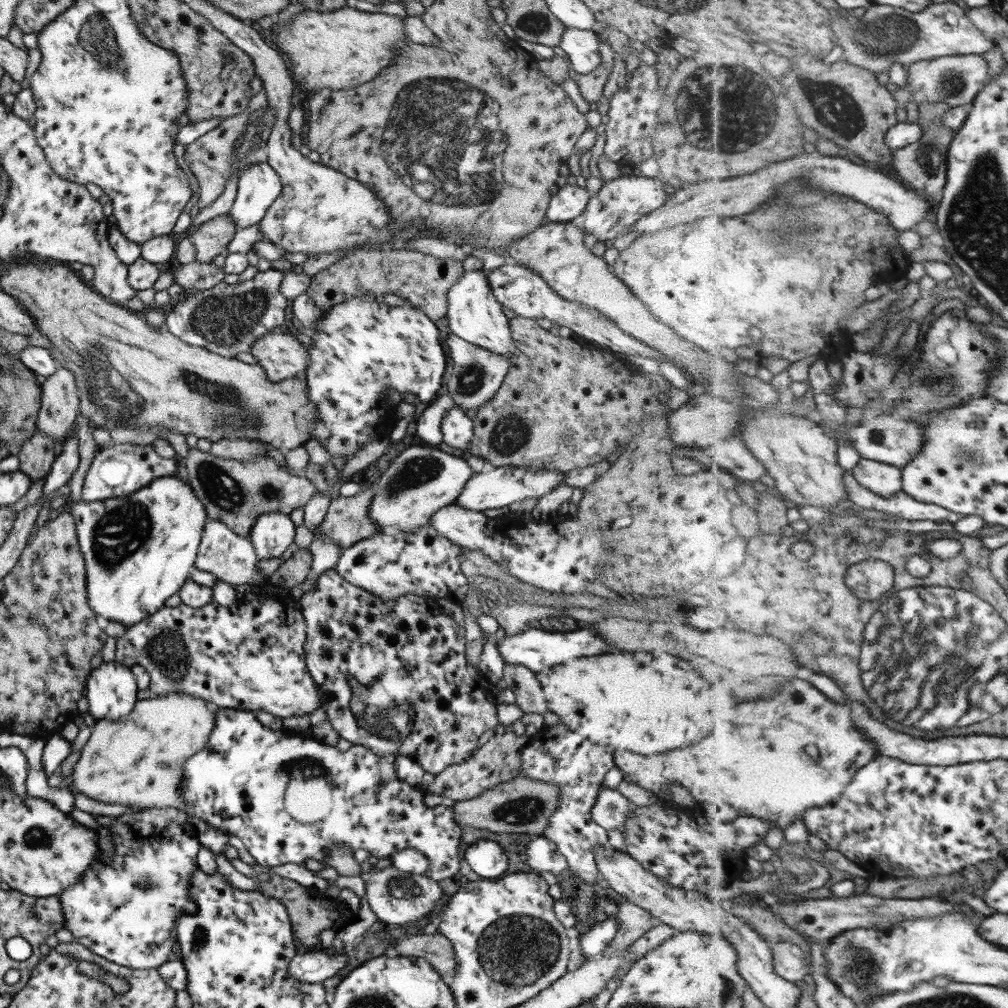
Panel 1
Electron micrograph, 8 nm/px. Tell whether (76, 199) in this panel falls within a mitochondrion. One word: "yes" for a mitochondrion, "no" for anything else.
no

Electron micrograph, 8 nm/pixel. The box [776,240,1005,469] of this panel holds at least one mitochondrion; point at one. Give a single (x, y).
(939, 382)

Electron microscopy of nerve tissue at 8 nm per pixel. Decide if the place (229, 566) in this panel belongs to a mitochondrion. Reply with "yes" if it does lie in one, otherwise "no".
no

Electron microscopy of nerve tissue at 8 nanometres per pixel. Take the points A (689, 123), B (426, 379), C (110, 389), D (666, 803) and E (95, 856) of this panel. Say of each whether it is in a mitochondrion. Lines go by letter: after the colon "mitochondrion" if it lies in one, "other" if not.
A: mitochondrion
B: other
C: mitochondrion
D: other
E: other

